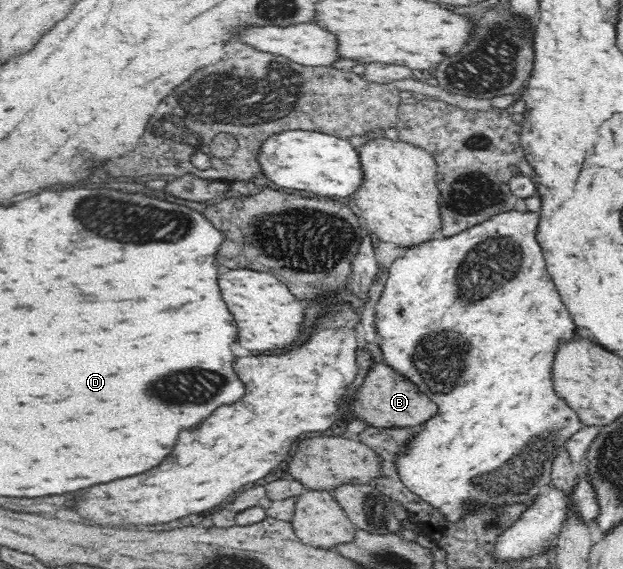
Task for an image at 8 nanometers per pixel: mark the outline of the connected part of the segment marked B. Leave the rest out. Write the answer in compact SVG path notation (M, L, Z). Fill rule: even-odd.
M383 362L371 366L365 385L357 393L357 415L361 415L367 423L375 427L398 428L398 427L421 427L421 423L433 419L439 413L437 403L425 395L411 379L407 379L403 373L391 369L389 364Z

